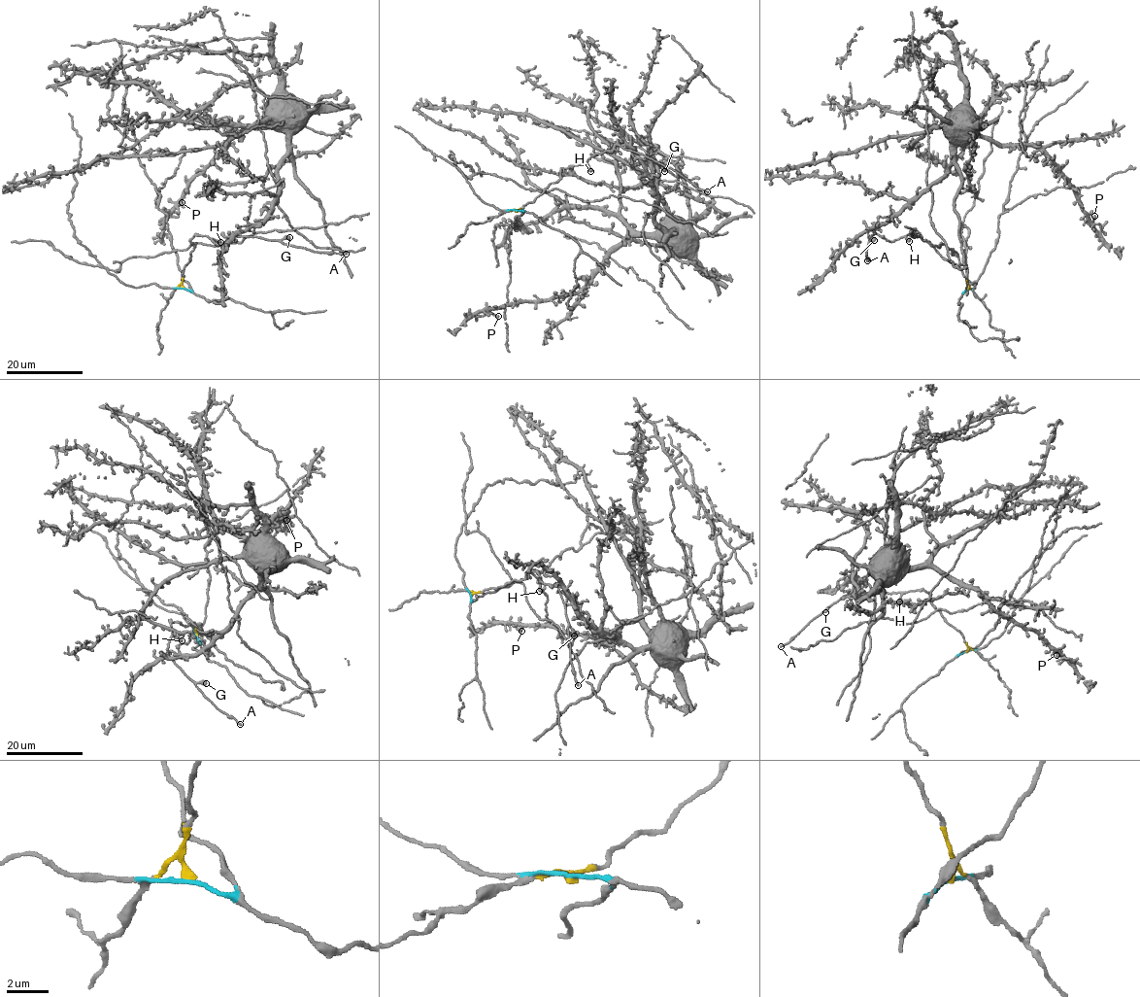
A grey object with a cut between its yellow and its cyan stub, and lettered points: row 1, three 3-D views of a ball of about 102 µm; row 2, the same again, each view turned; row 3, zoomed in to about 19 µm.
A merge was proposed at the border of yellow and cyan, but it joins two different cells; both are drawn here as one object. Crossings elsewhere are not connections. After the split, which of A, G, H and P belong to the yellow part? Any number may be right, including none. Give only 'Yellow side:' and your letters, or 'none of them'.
Yellow side: A, G, H

